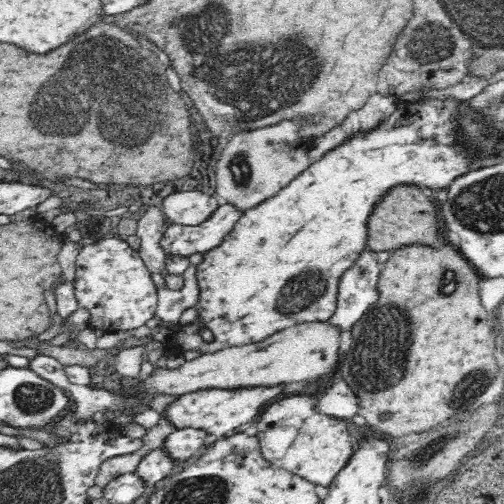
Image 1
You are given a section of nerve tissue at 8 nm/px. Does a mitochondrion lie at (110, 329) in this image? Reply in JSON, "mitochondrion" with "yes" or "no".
{"mitochondrion":"no"}

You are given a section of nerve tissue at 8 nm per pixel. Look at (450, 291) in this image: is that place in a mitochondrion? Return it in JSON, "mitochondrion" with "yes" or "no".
{"mitochondrion":"yes"}

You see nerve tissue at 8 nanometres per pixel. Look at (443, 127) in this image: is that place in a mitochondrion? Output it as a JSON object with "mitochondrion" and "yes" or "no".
{"mitochondrion":"no"}

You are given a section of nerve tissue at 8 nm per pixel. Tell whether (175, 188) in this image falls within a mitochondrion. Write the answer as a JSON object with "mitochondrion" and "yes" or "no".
{"mitochondrion":"no"}

